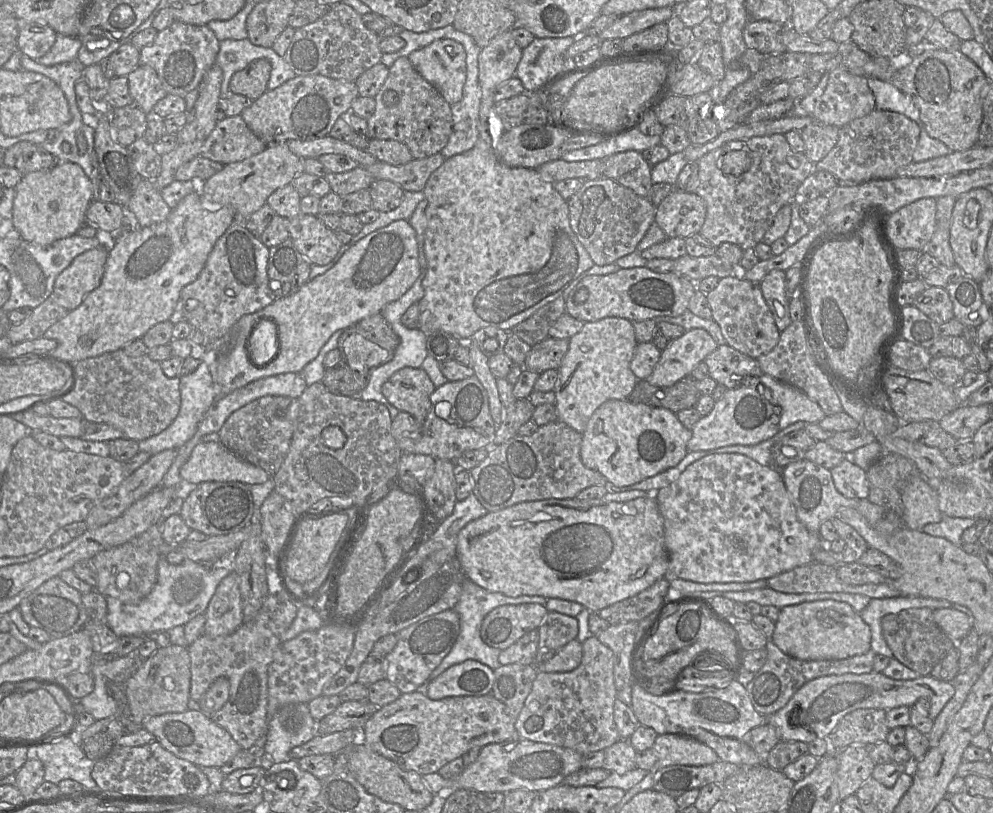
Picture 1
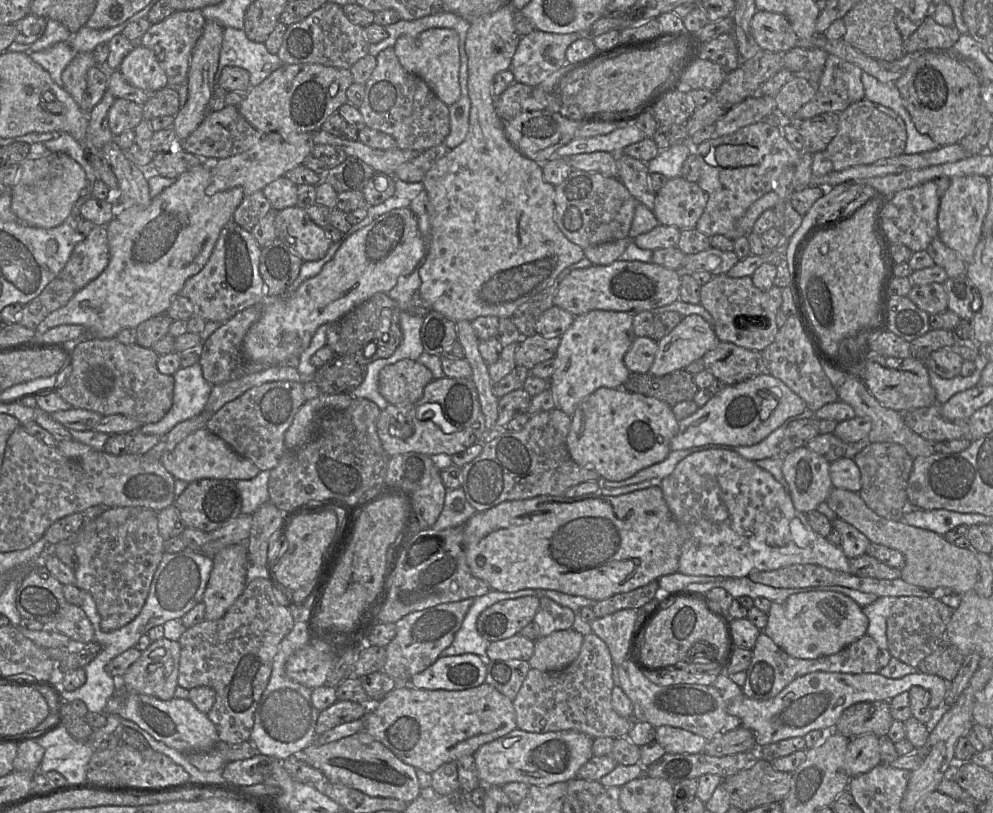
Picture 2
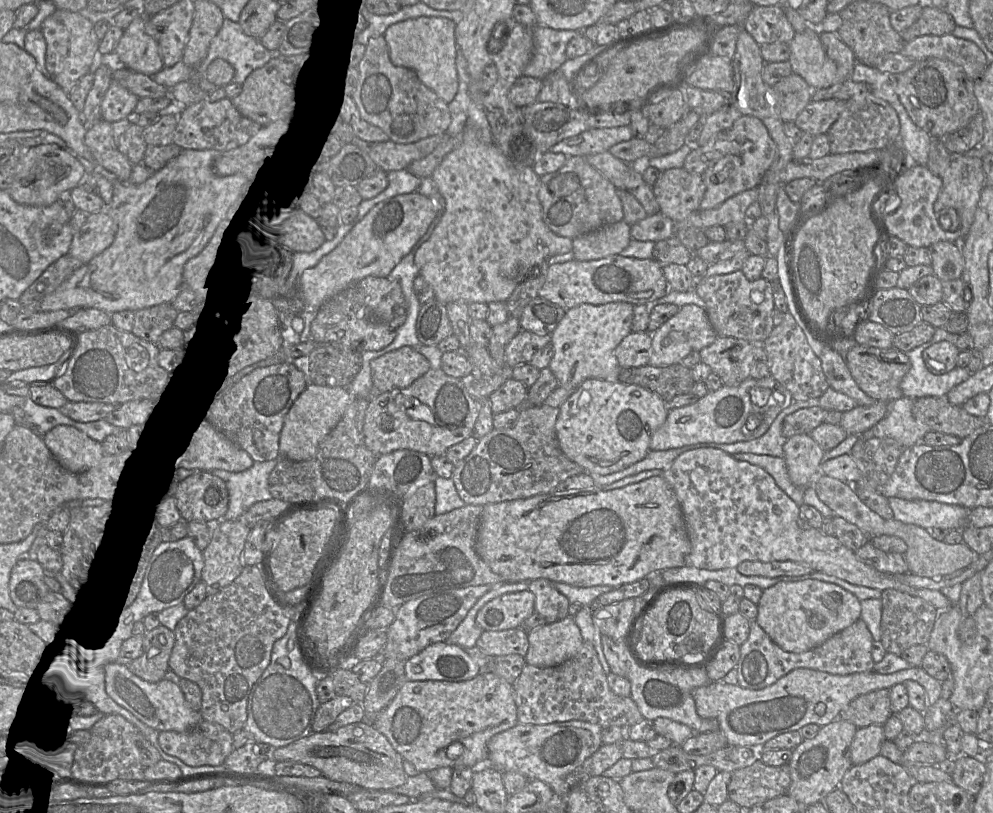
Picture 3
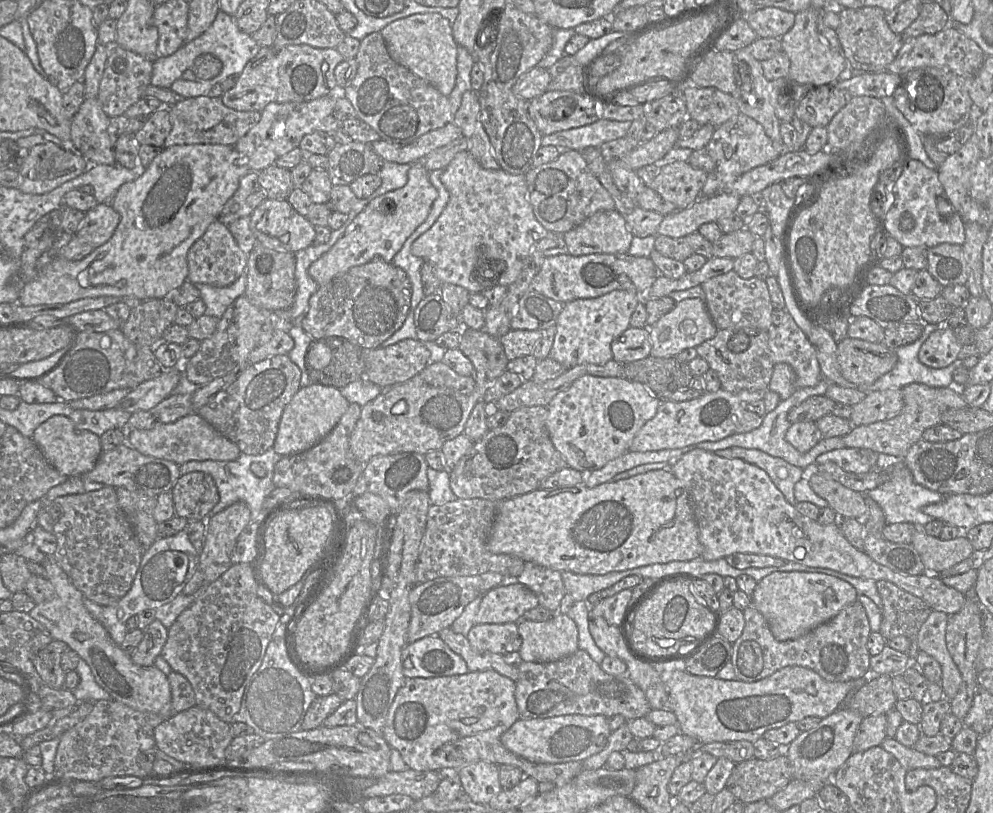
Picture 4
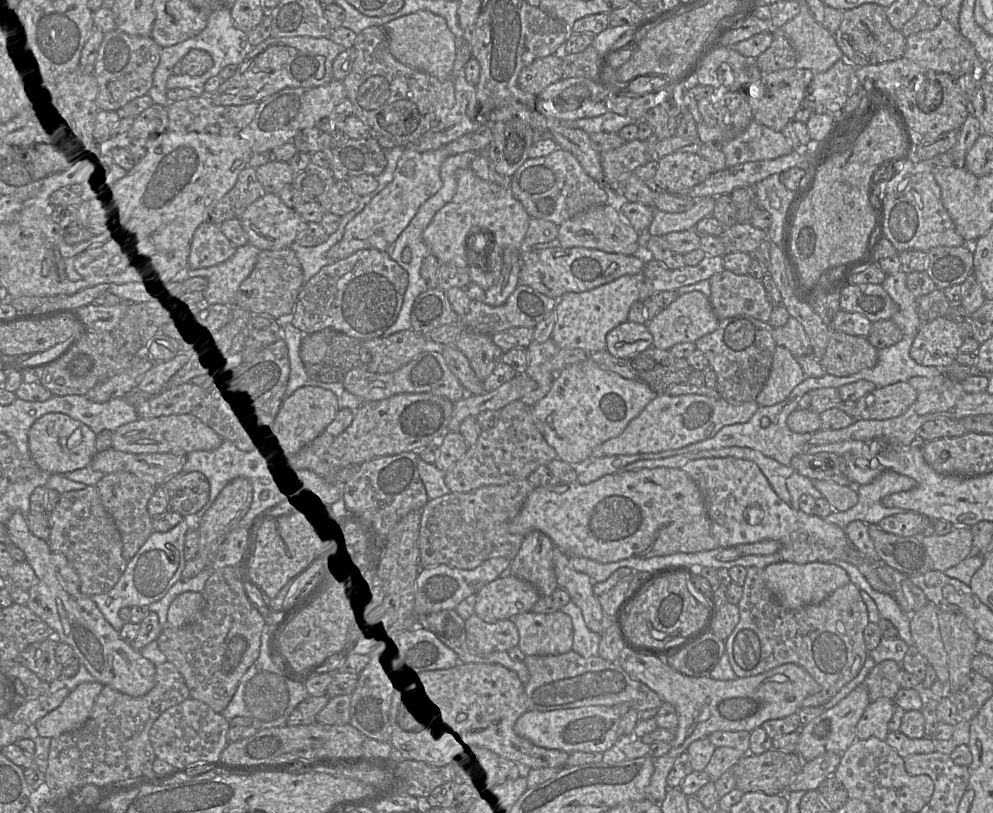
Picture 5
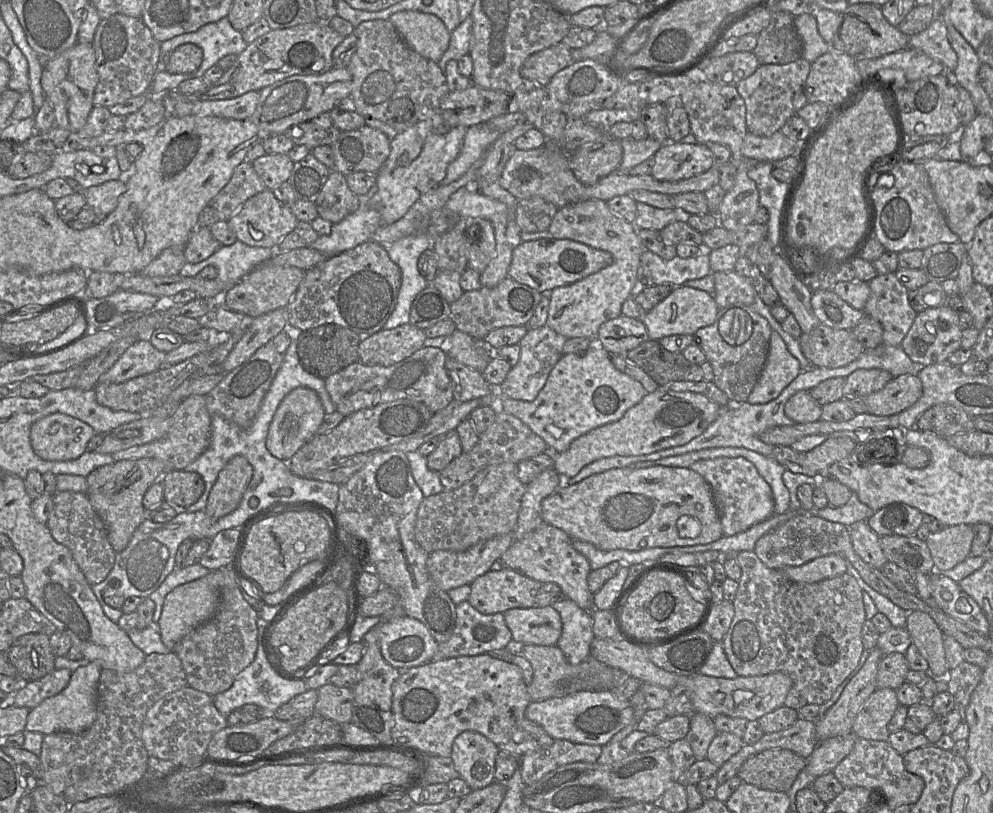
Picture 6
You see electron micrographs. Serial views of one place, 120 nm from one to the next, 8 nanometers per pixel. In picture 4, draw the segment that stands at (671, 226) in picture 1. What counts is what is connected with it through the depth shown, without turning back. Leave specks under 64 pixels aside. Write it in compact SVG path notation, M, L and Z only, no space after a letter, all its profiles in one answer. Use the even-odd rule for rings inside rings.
M675 161L660 168L650 187L677 210L683 210L701 197L707 176L688 161Z

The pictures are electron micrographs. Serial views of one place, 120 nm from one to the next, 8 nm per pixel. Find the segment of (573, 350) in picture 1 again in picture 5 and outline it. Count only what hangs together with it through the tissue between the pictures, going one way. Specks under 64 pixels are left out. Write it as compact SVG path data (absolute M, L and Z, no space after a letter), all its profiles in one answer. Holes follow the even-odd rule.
M641 274L623 275L618 279L584 292L566 293L556 299L552 340L560 348L579 348L589 353L606 350L607 334L627 321L633 303L639 300Z

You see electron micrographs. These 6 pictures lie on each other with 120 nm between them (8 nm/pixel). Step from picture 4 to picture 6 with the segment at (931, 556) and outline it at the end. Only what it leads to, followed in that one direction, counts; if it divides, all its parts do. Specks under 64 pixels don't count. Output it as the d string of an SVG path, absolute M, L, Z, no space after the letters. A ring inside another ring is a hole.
M968 524L947 526L940 532L931 532L925 542L936 572L951 570L969 557L973 538L973 526Z

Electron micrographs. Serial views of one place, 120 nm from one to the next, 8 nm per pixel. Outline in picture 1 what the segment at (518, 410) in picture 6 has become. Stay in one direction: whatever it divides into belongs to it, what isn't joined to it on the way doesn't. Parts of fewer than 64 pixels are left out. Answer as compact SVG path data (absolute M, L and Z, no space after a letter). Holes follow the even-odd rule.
M611 399L601 404L590 417L582 433L580 457L584 466L600 472L613 485L628 486L676 466L688 453L687 443L691 437L691 430L685 428L676 414L666 408Z

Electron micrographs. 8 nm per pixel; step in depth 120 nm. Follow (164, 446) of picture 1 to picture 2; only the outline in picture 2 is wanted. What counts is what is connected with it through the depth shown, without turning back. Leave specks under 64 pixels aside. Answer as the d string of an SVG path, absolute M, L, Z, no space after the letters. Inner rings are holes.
M199 363L179 368L174 378L173 403L170 410L158 422L142 425L143 434L163 436L178 423L203 413L212 385L205 380Z

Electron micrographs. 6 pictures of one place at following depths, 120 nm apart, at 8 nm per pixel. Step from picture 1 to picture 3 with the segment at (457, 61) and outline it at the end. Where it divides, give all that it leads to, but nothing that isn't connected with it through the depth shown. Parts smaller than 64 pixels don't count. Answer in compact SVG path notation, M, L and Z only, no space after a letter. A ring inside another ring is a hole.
M419 17L394 24L384 33L392 64L414 71L422 84L446 104L454 99L458 91L455 26L446 18Z

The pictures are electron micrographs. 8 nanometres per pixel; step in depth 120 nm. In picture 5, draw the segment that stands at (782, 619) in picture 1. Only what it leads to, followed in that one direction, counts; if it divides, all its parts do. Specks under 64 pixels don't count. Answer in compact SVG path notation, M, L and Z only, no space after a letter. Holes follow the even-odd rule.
M781 561L763 569L763 580L776 601L786 609L798 609L823 601L836 589L850 583L847 572L832 563L812 562L796 564Z

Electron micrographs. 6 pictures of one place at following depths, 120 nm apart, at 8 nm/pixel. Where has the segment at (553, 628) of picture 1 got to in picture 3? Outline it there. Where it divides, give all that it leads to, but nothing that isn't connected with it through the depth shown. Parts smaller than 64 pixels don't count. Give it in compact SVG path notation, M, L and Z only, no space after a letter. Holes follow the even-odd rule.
M545 578L529 581L529 590L535 595L535 611L545 618L546 623L554 623L567 617L570 602L552 582Z

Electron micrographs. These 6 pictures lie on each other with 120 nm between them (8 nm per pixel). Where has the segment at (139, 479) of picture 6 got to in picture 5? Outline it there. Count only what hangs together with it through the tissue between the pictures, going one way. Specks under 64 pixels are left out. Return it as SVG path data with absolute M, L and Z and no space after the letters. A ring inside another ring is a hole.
M129 472L104 474L96 484L103 506L113 518L122 538L122 556L129 561L135 556L153 531L147 504L155 486Z

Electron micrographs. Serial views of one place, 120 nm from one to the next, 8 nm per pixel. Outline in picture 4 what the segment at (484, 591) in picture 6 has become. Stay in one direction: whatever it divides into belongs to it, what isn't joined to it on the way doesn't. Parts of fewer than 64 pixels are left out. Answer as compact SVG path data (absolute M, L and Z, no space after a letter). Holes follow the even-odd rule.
M520 583L498 586L484 594L475 623L517 623L526 611L538 605L537 596Z

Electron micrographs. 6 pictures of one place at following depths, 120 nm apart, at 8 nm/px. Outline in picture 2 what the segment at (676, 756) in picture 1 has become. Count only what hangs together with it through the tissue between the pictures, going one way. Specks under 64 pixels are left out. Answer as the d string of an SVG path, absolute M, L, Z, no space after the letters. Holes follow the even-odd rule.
M662 725L656 728L655 740L671 754L703 753L707 740L682 728Z

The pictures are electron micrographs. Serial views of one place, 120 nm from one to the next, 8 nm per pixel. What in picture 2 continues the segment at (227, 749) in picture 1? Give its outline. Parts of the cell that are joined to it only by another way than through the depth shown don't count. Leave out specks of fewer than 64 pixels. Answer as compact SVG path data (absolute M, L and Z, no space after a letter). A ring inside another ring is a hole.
M124 691L110 697L101 713L106 718L113 714L133 721L156 740L182 754L207 752L220 741L217 729L207 714L199 711L189 699L174 697L171 700L160 700L153 696Z

